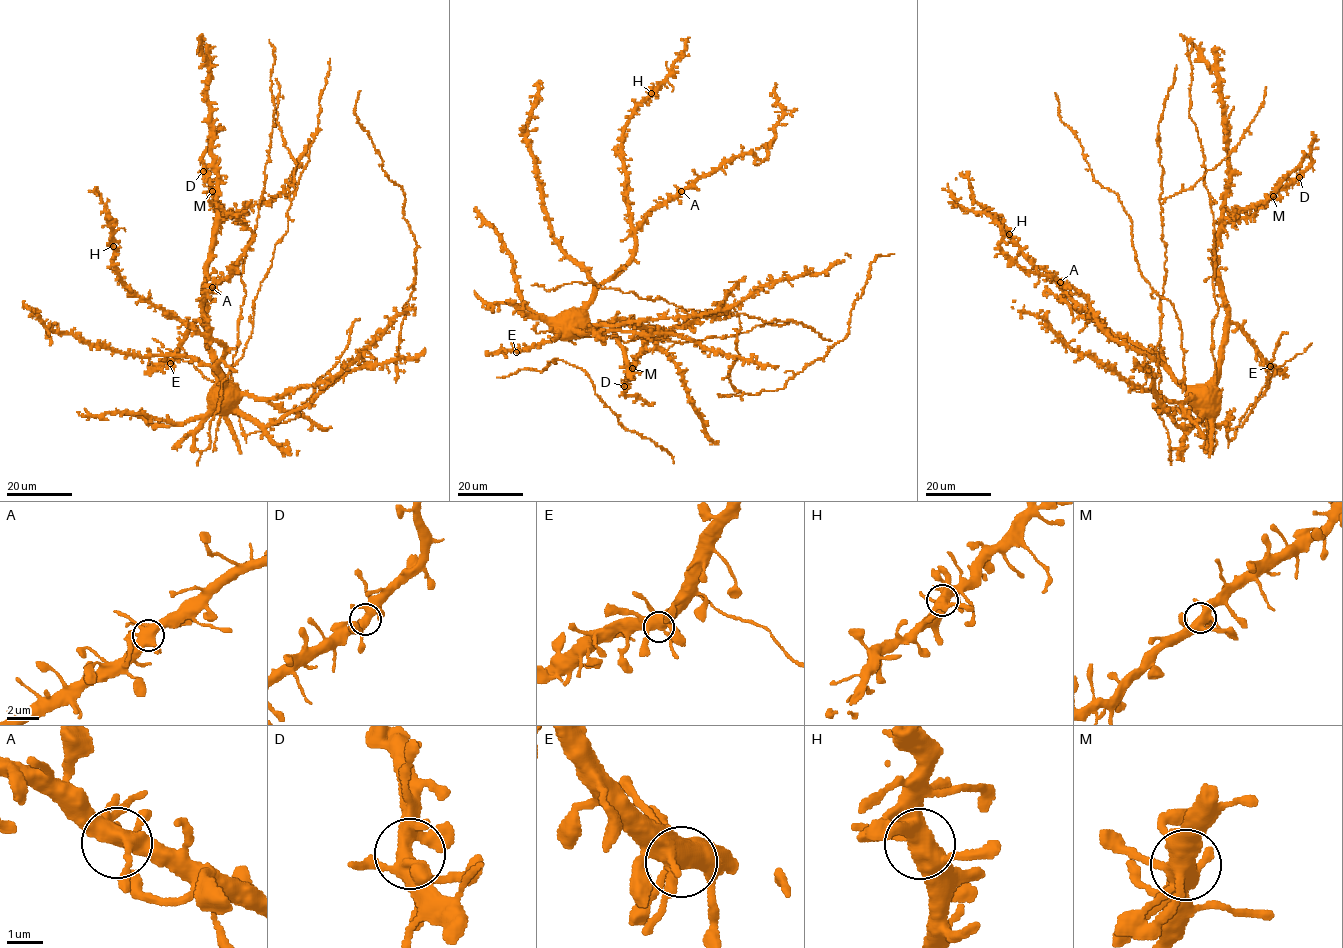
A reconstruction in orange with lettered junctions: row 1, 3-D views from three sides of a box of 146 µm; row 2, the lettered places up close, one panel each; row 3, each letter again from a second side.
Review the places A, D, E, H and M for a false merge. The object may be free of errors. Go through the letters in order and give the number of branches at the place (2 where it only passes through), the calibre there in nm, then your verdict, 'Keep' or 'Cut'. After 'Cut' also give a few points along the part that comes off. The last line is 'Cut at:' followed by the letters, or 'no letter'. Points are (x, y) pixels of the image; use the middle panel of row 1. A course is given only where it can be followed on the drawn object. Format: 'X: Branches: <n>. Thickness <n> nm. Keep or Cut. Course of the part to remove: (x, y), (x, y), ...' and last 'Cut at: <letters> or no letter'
A: Branches: 6. Thickness 480 nm. Keep
D: Branches: 7. Thickness 400 nm. Keep
E: Branches: 6. Thickness 480 nm. Keep
H: Branches: 6. Thickness 480 nm. Keep
M: Branches: 6. Thickness 480 nm. Keep
Cut at: no letter

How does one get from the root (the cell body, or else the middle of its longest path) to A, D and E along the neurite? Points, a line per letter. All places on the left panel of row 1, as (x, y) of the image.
A: (225, 392), (219, 386), (223, 379), (217, 367), (224, 346), (211, 337), (202, 310), (212, 287)
D: (225, 392), (211, 355), (205, 293), (212, 234), (223, 215), (203, 171)
E: (225, 392), (211, 355), (207, 331), (199, 321), (190, 328), (170, 363)

